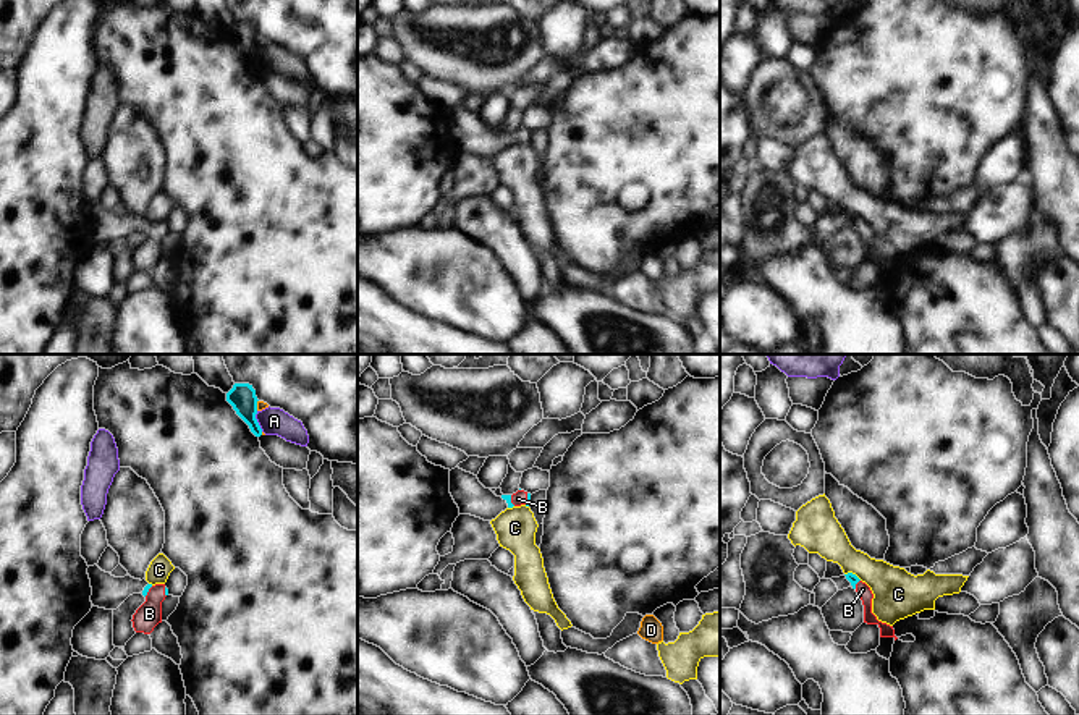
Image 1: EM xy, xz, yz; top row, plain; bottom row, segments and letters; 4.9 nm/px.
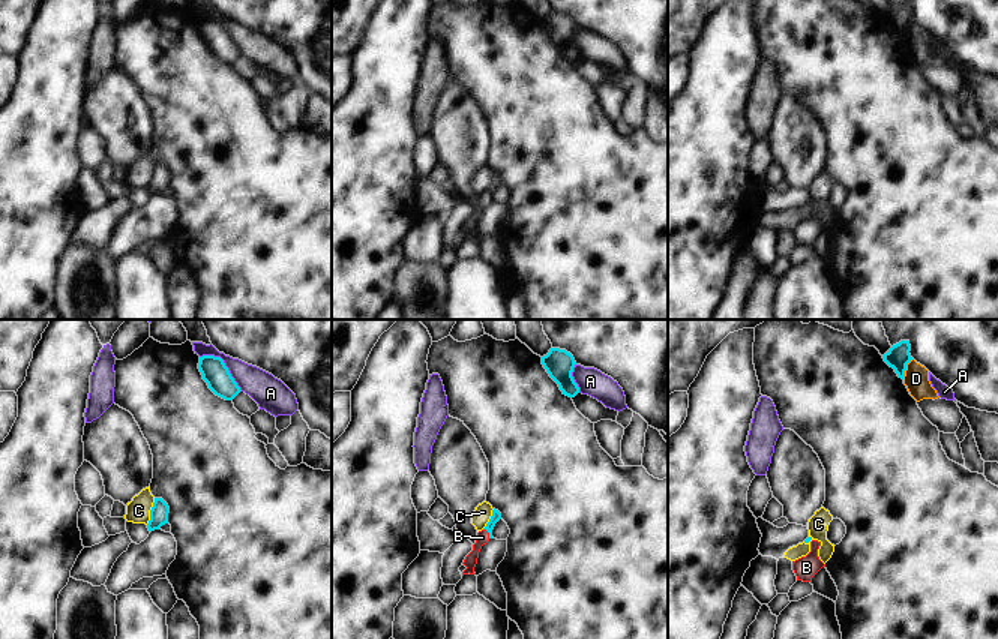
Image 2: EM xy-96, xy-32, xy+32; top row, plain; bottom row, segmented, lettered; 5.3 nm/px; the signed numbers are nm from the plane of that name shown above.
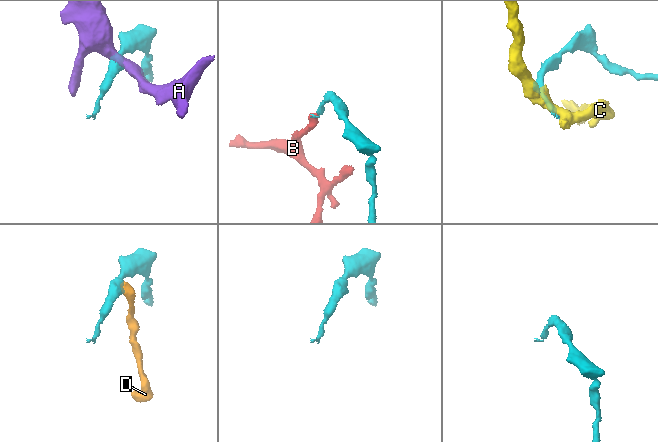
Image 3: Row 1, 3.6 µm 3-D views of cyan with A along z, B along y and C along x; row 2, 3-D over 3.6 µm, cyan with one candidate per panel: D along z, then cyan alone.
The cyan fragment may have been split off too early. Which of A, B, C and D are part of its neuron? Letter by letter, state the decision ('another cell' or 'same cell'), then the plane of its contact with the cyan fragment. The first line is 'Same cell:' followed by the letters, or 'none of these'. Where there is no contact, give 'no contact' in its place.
Same cell: B
A: another cell | xy
B: same cell | xy
C: another cell | yz
D: another cell | xy

